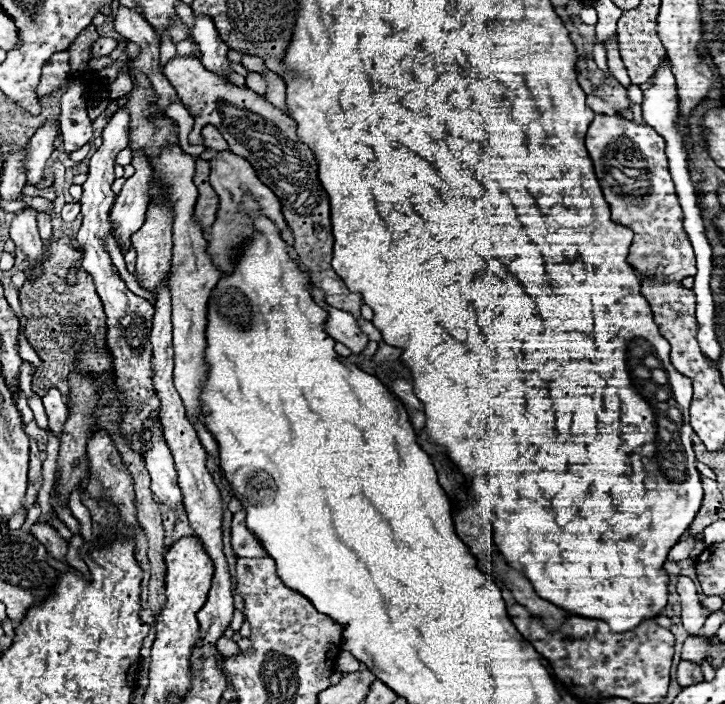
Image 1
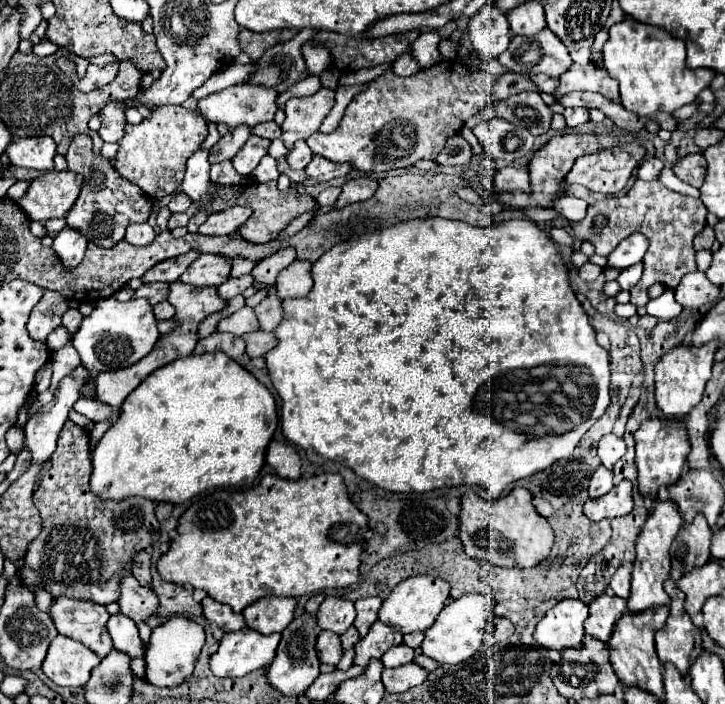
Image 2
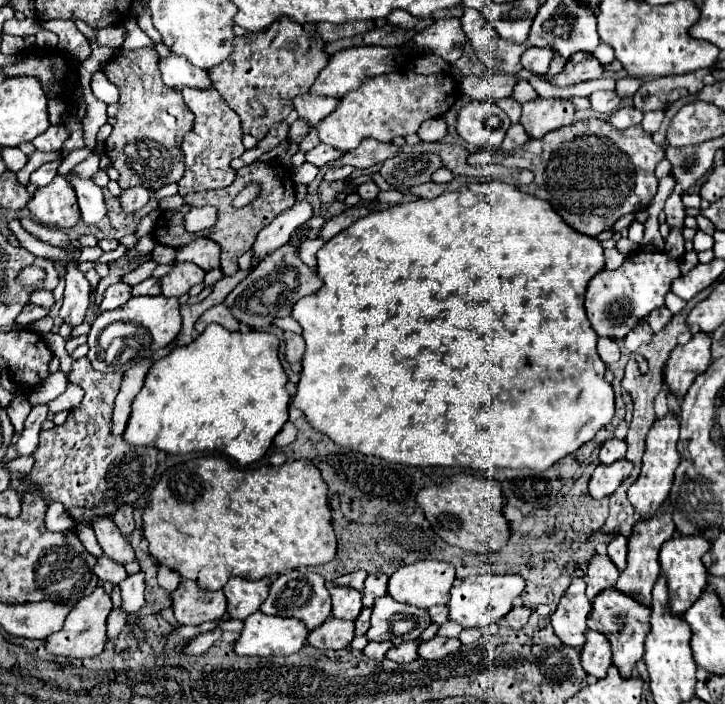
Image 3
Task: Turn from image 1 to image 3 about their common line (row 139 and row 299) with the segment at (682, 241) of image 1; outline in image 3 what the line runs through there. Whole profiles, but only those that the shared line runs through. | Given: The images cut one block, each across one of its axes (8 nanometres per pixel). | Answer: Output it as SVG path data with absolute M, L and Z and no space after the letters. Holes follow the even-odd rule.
M634 252L630 254L624 264L618 270L602 270L598 272L588 283L585 293L585 309L592 328L598 336L608 338L624 338L636 324L636 320L646 318L654 308L660 308L664 302L664 296L670 292L670 284L674 278L680 276L678 262L668 258L666 252Z

